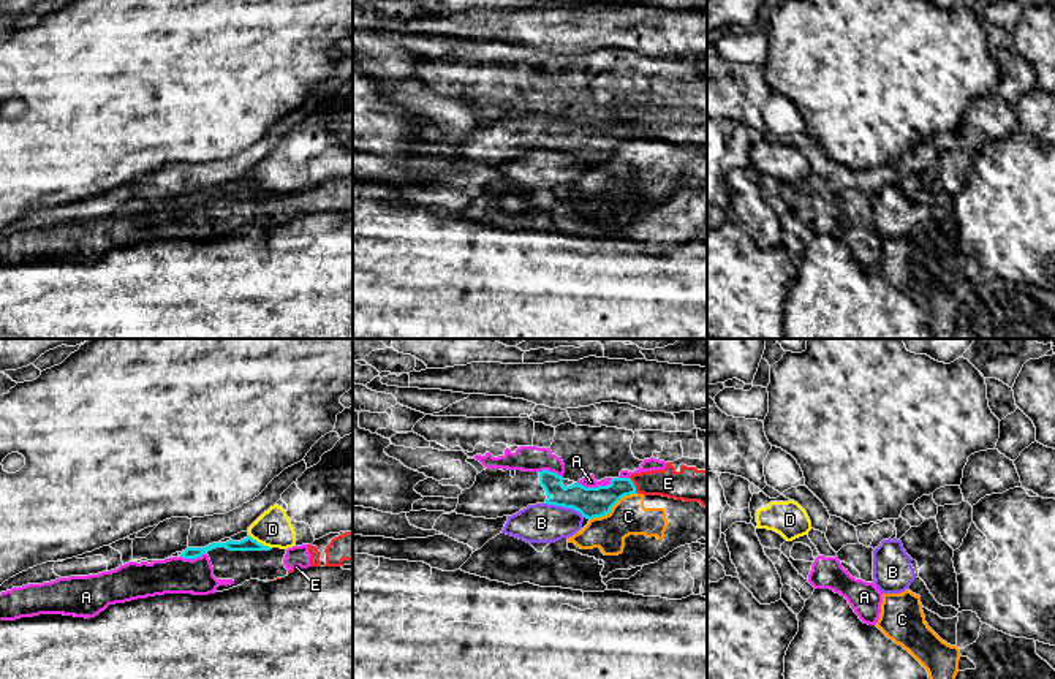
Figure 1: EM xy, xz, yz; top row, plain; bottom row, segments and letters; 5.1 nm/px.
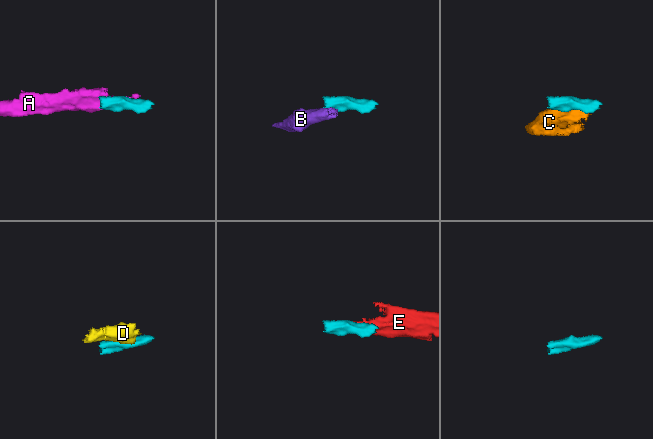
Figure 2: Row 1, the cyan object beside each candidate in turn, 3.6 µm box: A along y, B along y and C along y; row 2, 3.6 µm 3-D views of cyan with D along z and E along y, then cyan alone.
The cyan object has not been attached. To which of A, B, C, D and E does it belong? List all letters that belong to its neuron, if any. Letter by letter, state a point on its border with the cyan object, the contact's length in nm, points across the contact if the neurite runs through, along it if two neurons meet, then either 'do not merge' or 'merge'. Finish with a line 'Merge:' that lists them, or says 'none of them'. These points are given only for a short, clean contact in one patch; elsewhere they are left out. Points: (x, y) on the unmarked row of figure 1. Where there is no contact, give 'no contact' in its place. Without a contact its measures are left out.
A: meets cyan in xz at (595, 133); contact 190 nm long; do not merge
B: meets cyan in xz at (565, 152); contact 220 nm long; border along xz (546, 147), (571, 152), (584, 162); do not merge
C: meets cyan in xz at (612, 151); contact 280 nm long; do not merge
D: meets cyan in xy at (260, 189); contact 140 nm long; border along xy (249, 179), (271, 193); do not merge
E: meets cyan in xz at (633, 130); contact 100 nm long; border along xz (630, 122), (638, 138); do not merge
Merge: none of them

